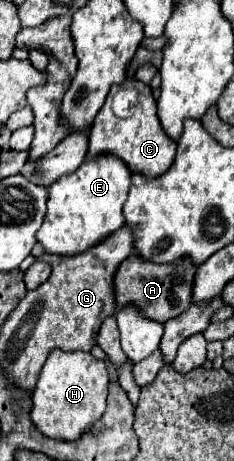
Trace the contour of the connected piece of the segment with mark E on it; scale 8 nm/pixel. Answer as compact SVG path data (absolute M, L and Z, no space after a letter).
M97 157L97 161L85 159L75 173L55 181L49 187L45 221L37 231L37 239L45 253L71 257L105 241L109 233L125 225L123 203L127 201L129 187L131 173L115 157Z

